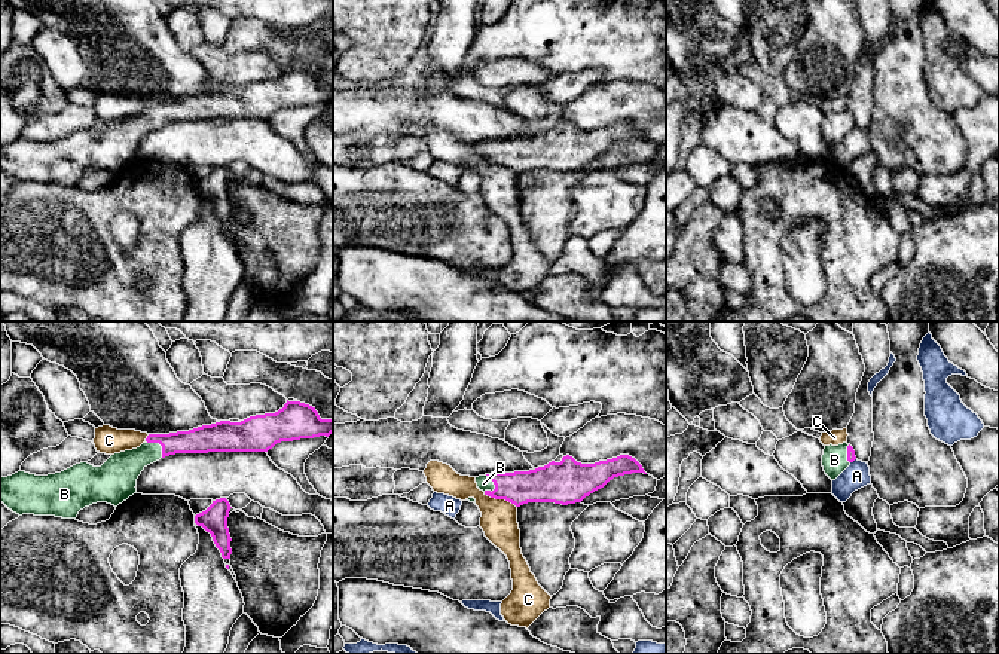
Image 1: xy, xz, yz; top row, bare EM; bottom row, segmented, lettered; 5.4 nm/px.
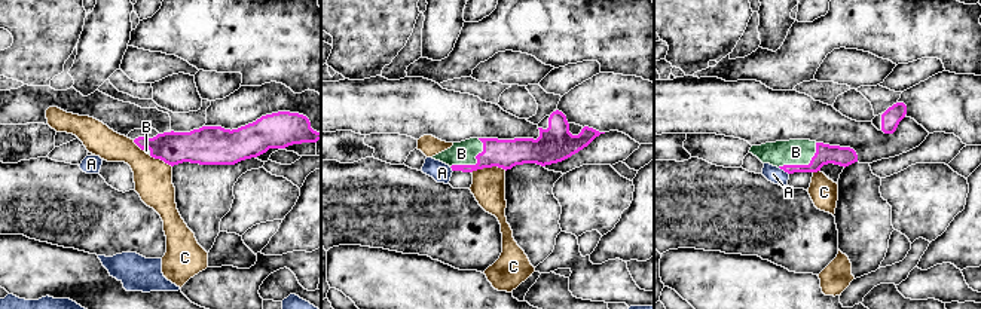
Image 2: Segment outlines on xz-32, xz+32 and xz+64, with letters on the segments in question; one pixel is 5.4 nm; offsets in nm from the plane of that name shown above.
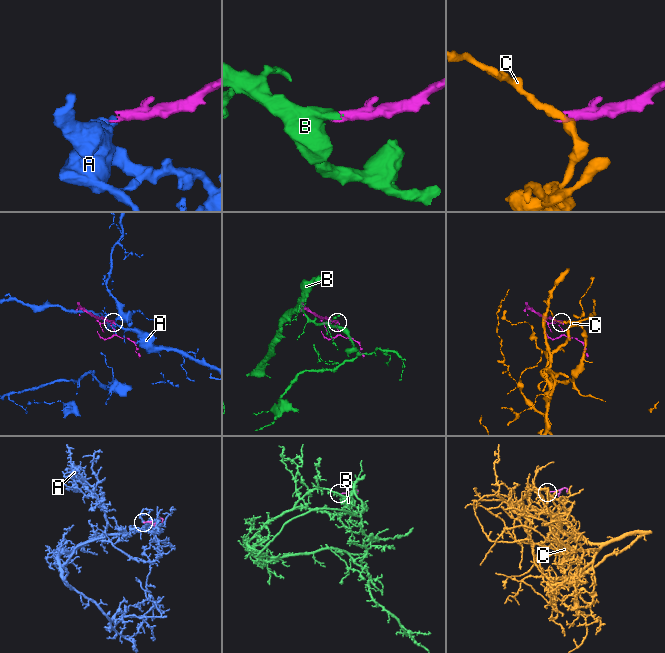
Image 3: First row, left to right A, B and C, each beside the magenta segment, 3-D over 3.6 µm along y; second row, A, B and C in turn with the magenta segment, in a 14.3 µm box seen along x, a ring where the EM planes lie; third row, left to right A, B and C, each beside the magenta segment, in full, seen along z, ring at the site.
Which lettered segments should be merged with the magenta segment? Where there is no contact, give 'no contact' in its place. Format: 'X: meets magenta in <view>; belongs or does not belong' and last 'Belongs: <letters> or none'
A: meets magenta in yz; does not belong
B: meets magenta in xy; belongs
C: meets magenta in xz; does not belong
Belongs: B

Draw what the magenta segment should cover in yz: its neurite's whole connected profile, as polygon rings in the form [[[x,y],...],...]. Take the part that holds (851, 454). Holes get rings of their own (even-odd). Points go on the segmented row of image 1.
[[[830,444],[824,449],[822,467],[825,474],[835,480],[855,459],[855,450],[850,444]]]

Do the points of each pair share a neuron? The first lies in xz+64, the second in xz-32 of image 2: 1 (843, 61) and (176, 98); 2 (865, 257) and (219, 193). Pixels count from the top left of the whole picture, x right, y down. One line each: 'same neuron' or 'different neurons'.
1: different neurons
2: same neuron

